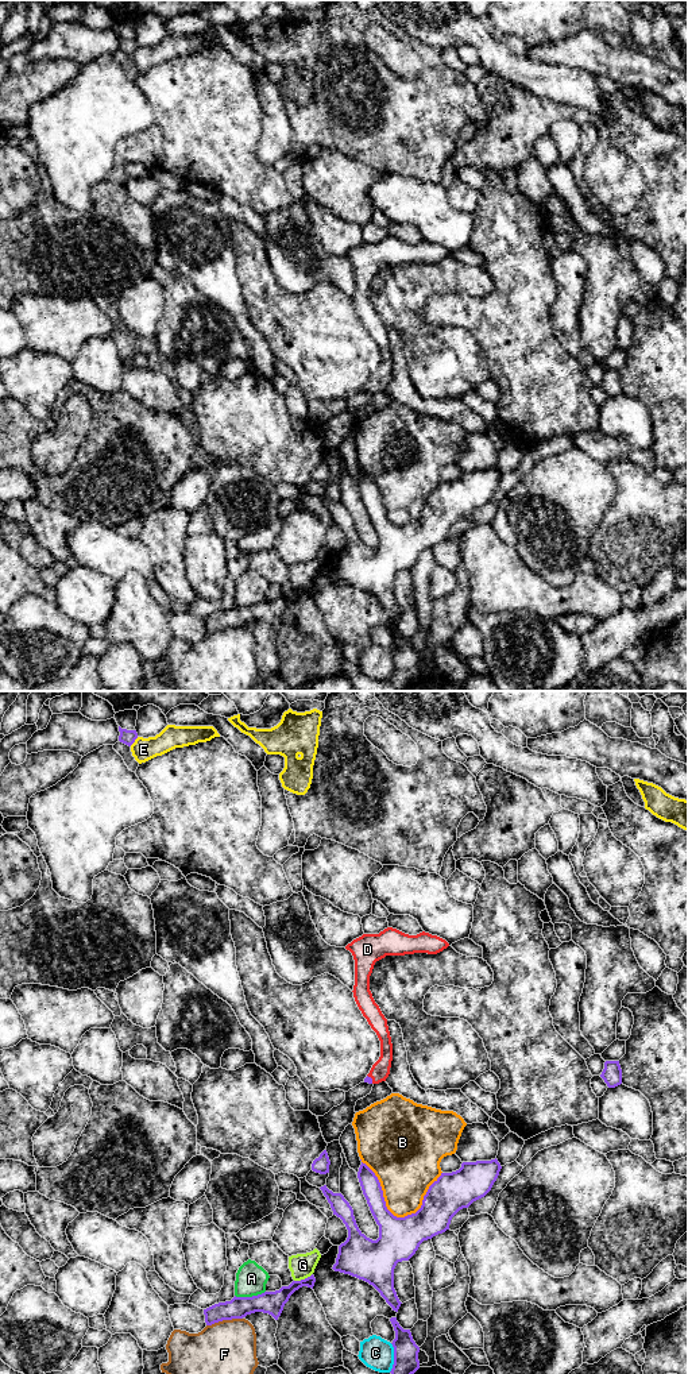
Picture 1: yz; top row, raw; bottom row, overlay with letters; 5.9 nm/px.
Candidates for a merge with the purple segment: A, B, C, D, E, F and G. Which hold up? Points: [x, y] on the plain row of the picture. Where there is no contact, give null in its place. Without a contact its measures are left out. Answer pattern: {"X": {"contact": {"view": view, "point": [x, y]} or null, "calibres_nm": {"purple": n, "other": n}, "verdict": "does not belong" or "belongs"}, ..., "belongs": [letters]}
{"A": {"contact": {"view": "yz", "point": [250, 606]}, "calibres_nm": {"purple": 140, "other": 190}, "verdict": "does not belong"}, "B": {"contact": {"view": "yz", "point": [395, 525]}, "calibres_nm": {"purple": 240, "other": 320}, "verdict": "does not belong"}, "C": {"contact": {"view": "yz", "point": [394, 667]}, "calibres_nm": {"purple": 150, "other": 190}, "verdict": "does not belong"}, "D": {"contact": {"view": "yz", "point": [371, 388]}, "calibres_nm": {"purple": 40, "other": 110}, "verdict": "belongs"}, "E": {"contact": {"view": "yz", "point": [134, 50]}, "calibres_nm": {"purple": 90, "other": 140}, "verdict": "does not belong"}, "F": {"contact": {"view": "yz", "point": [224, 628]}, "calibres_nm": {"purple": 130, "other": 400}, "verdict": "does not belong"}, "G": {"contact": {"view": "yz", "point": [302, 589]}, "calibres_nm": {"purple": 140, "other": 140}, "verdict": "does not belong"}, "belongs": ["D"]}

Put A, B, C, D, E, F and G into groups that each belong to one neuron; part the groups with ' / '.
A / B / C / D / E / F / G

